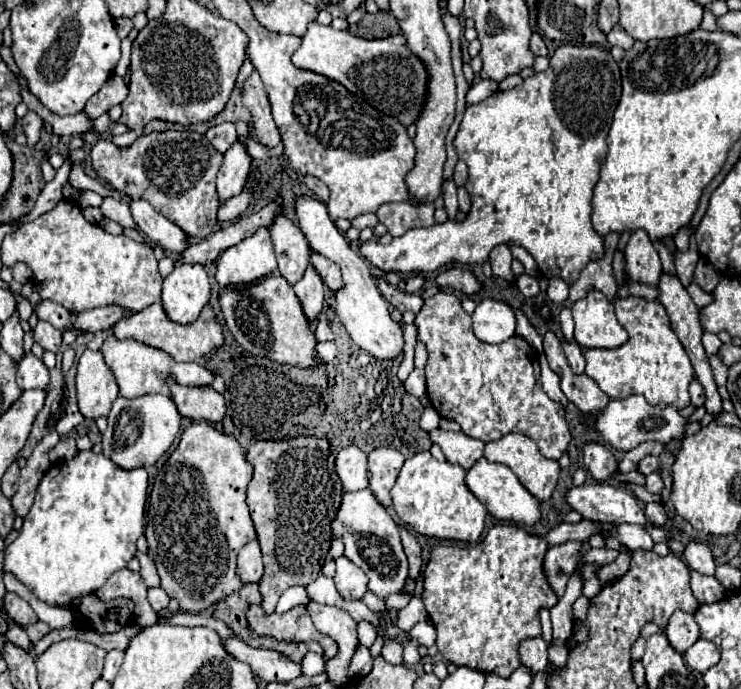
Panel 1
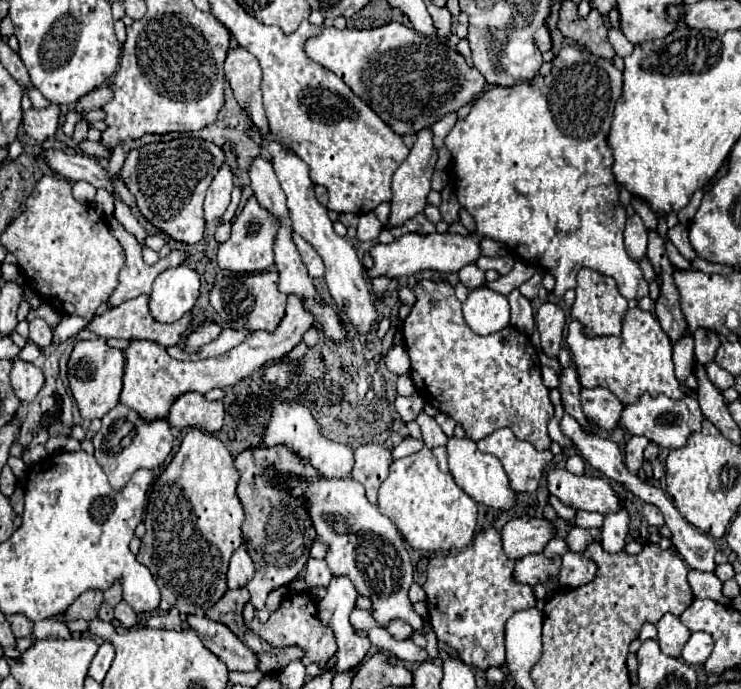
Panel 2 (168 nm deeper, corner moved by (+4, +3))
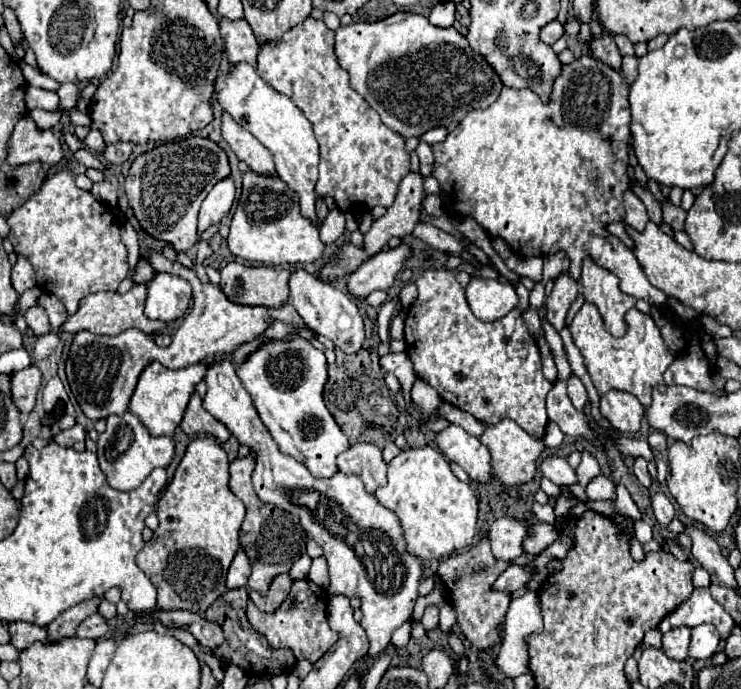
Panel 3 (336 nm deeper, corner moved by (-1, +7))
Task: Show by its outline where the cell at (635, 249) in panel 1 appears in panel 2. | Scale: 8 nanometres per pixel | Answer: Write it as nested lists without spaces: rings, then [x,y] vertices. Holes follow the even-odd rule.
[[[637,214],[627,218],[625,248],[635,262],[639,262],[641,258],[647,256],[647,230],[645,230],[645,226]]]

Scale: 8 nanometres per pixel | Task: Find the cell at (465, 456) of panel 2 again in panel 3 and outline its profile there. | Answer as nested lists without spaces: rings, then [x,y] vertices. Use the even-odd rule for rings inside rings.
[[[450,424],[448,428],[440,430],[434,438],[438,450],[450,460],[460,464],[472,478],[472,482],[490,482],[492,470],[490,470],[490,452],[480,444],[478,438],[470,436],[460,426]]]

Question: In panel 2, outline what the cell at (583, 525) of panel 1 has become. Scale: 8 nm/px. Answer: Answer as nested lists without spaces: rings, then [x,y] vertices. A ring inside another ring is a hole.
[[[513,518],[501,528],[501,538],[503,538],[503,550],[509,558],[523,558],[527,554],[537,554],[543,552],[545,544],[557,536],[555,526],[541,518],[541,520],[521,520]]]

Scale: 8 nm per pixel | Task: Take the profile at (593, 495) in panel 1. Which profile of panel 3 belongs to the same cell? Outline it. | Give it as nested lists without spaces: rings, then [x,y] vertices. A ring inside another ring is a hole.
[[[548,456],[548,458],[544,458],[542,464],[540,464],[540,472],[548,480],[552,480],[554,484],[558,484],[558,486],[562,486],[562,484],[572,486],[576,482],[574,468],[564,458],[560,458],[560,456]]]

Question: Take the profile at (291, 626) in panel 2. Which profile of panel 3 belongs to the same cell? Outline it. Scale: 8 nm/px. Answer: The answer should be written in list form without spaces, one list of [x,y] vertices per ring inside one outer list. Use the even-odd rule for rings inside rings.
[[[294,580],[288,598],[272,614],[258,610],[252,600],[248,602],[248,620],[256,632],[260,632],[272,648],[288,648],[296,660],[316,662],[324,652],[336,644],[336,632],[326,622],[326,600],[328,594],[312,580]]]

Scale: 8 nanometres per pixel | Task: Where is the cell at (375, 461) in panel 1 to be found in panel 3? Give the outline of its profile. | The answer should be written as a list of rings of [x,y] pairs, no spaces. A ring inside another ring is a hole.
[[[354,444],[336,458],[338,470],[342,474],[354,474],[362,478],[366,490],[374,490],[386,480],[386,462],[382,460],[382,450],[374,444]]]

